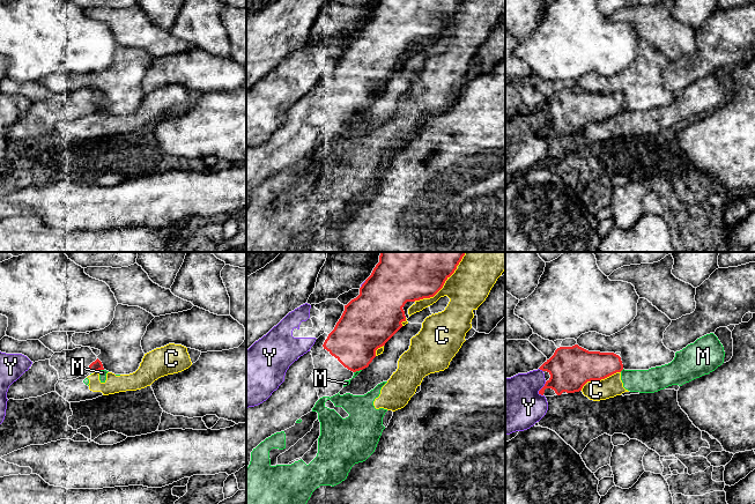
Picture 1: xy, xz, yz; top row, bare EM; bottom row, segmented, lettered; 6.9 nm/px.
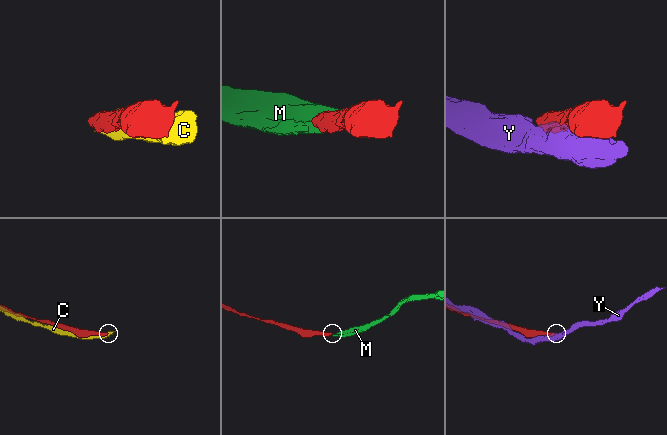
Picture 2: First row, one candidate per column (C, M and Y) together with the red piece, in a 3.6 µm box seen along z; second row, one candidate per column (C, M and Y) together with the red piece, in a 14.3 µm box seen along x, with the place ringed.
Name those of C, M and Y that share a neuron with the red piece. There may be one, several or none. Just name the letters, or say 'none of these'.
none of these

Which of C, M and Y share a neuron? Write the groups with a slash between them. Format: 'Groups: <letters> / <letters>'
Groups: C M / Y

